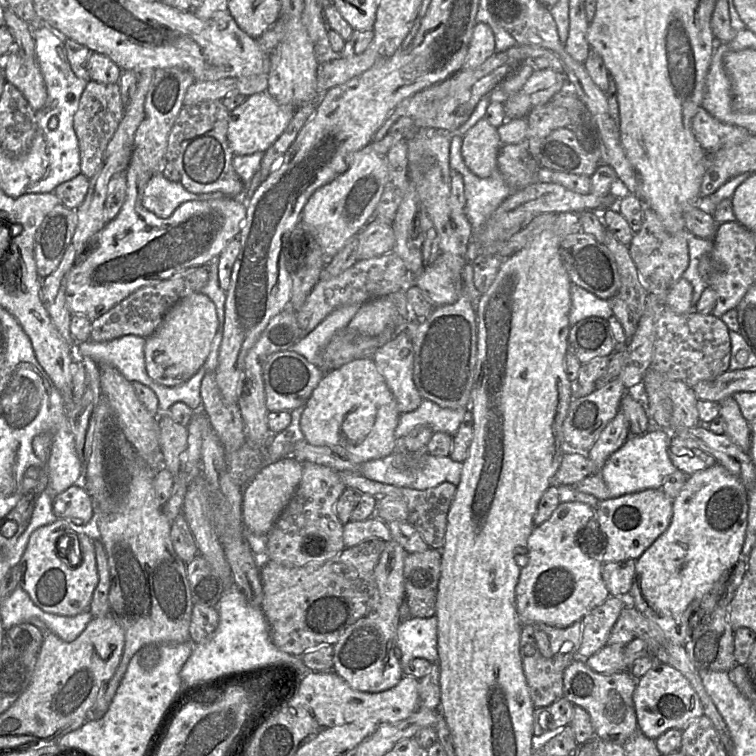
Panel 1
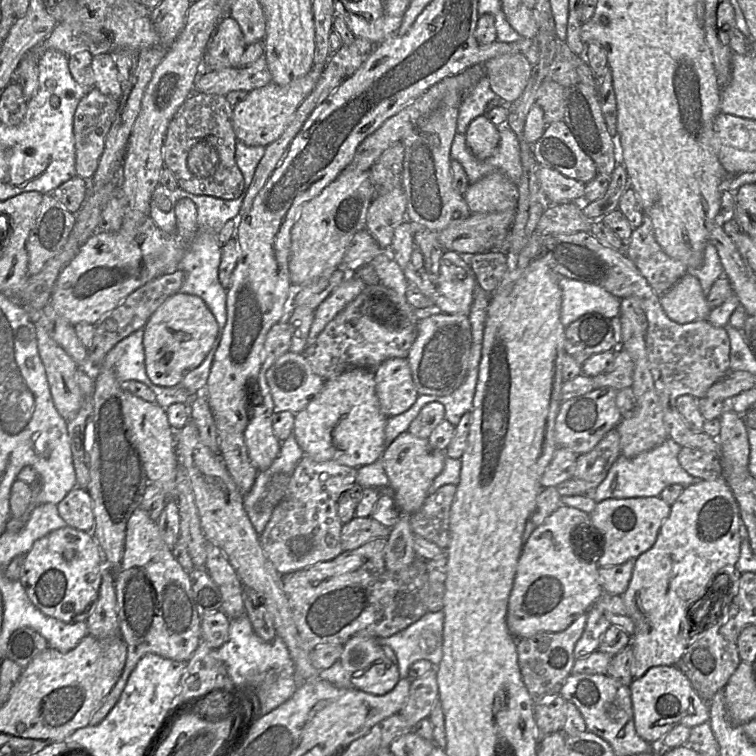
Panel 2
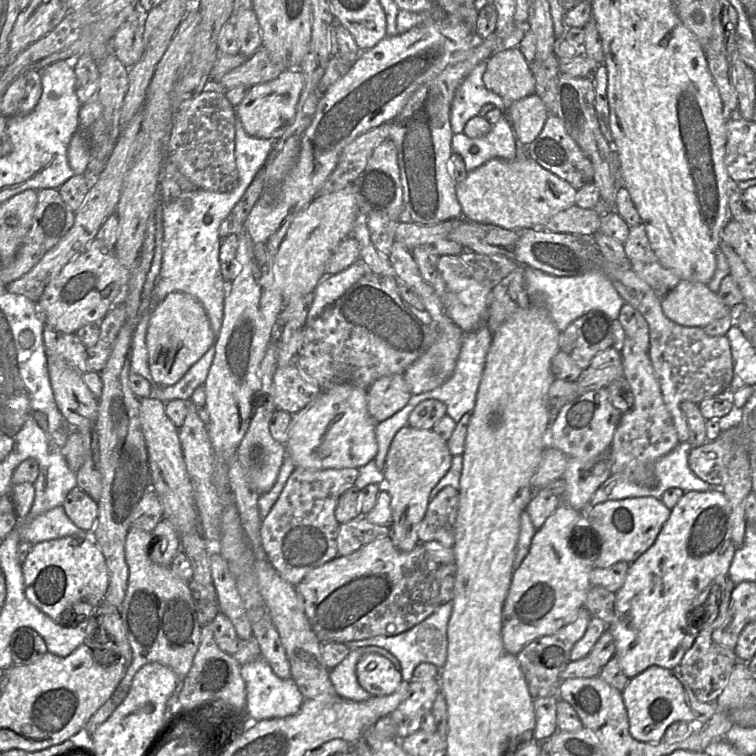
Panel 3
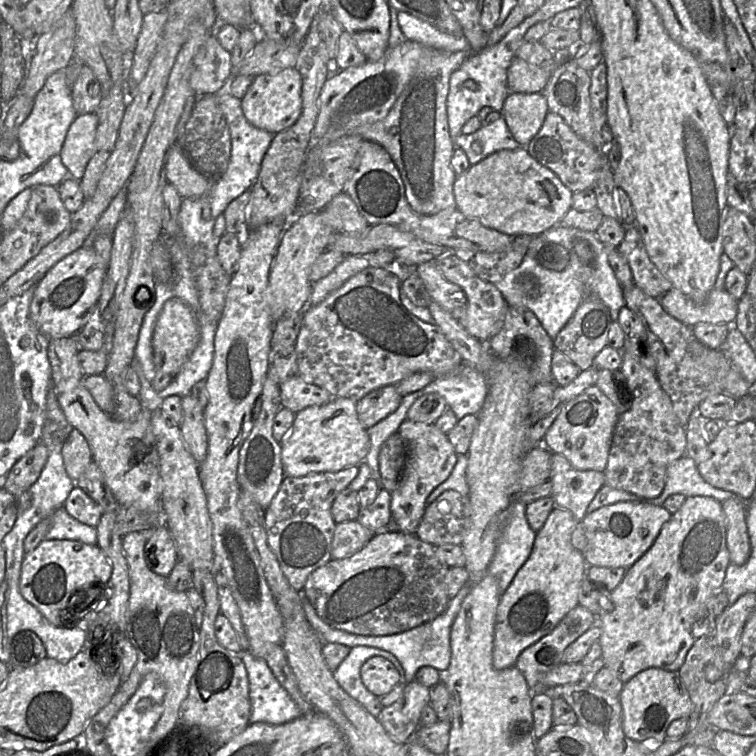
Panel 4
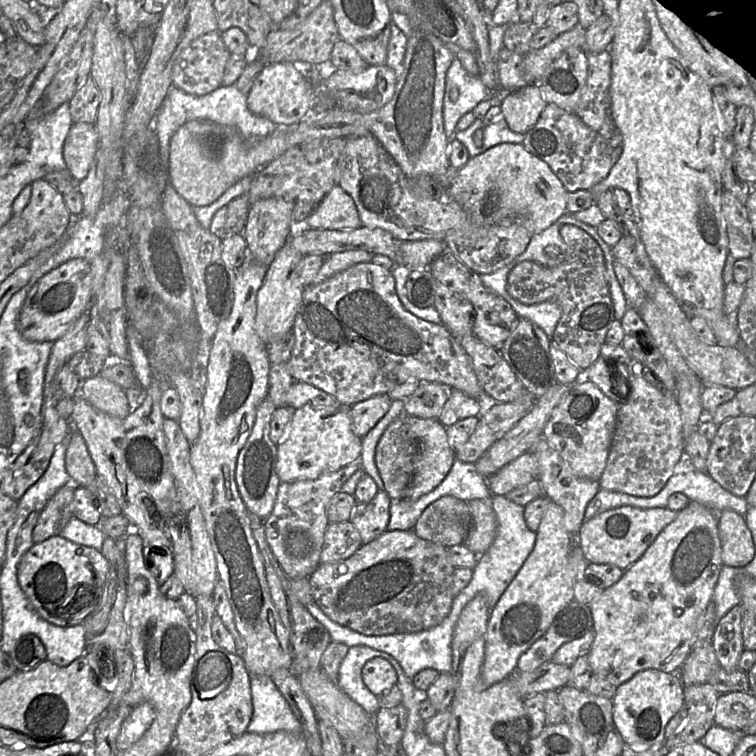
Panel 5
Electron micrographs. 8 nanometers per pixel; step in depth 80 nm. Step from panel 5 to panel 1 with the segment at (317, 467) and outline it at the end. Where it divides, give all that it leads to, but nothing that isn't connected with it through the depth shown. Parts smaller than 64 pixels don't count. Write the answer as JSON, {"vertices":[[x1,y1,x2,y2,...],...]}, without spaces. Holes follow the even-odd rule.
{"vertices":[[361,358,324,374,305,403,300,428,309,444,327,446,360,466,397,450,395,429,400,415,396,400,373,359]]}

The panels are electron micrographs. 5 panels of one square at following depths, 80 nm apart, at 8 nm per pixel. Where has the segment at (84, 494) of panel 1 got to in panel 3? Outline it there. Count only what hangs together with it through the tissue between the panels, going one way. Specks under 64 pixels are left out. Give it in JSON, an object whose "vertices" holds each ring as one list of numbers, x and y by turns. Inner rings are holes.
{"vertices":[[78,486,73,488,62,507,71,521,85,532,92,532,98,518,98,504]]}

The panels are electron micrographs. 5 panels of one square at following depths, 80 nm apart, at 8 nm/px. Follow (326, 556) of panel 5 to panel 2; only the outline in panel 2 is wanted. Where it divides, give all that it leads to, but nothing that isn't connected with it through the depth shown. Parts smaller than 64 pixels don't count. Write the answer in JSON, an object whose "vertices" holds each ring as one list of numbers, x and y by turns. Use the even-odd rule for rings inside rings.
{"vertices":[[354,517,349,523,344,524,341,530,341,545,343,551,351,551,365,543,377,539,388,538,391,529,375,519]]}

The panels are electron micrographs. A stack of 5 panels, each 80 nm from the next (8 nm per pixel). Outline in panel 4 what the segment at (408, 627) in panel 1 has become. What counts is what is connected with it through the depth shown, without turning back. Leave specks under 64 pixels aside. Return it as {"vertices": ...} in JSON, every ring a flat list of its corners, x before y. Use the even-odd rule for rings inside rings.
{"vertices":[[473,581,468,582,460,591,449,601,446,610,437,616,434,620,426,622,408,631,385,636,361,636,351,634,342,630,336,630,325,624,317,615,314,607,302,594,302,606,306,619,311,628,319,635,324,643,337,643,349,648,356,646,369,646,379,648,393,654,400,662,404,670,404,681,409,683,414,680,416,672,423,666,431,666,440,673,444,673,450,664,451,647,450,631,455,617,457,616,461,604,467,594,470,592]]}

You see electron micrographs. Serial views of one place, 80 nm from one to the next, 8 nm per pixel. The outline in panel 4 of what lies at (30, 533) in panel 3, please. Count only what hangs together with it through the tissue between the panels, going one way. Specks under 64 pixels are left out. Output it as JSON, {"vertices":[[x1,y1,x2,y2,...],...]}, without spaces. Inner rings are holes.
{"vertices":[[63,507,55,510,50,520,50,528,44,540,76,540,89,545,97,545,96,528,79,522]]}

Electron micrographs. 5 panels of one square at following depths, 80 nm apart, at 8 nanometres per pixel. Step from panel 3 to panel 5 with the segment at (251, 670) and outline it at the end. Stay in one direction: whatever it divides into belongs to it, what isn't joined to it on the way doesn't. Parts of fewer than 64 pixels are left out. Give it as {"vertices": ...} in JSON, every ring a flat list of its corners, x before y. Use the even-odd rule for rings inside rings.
{"vertices":[[251,675,253,714,247,731,268,734,278,731,302,734,302,725,294,715,272,677]]}

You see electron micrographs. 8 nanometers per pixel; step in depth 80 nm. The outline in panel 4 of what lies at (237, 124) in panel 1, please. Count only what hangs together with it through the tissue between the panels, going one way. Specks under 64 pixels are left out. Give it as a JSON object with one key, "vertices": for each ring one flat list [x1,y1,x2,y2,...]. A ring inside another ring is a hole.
{"vertices":[[286,68,276,74,262,74,254,78,241,99,243,113,250,124,272,134,290,128,302,111,302,77,296,68]]}

